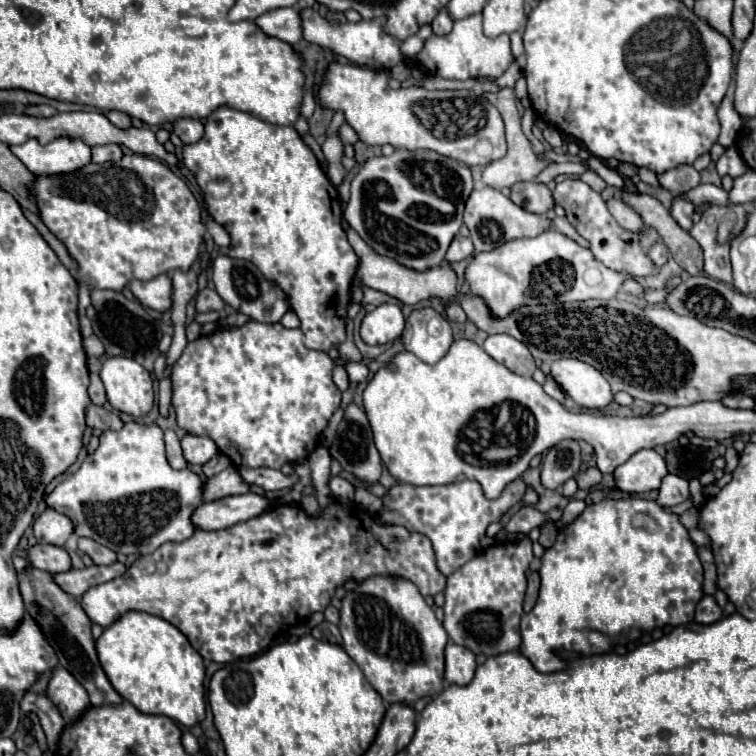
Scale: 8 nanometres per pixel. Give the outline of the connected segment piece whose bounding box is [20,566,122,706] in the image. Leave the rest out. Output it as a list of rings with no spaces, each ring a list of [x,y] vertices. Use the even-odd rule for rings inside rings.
[[[30,566],[20,574],[20,592],[22,592],[28,614],[40,624],[44,636],[56,650],[60,666],[66,668],[86,688],[86,692],[90,696],[90,704],[92,706],[122,704],[122,696],[112,688],[110,680],[106,678],[106,674],[98,662],[94,640],[90,634],[90,620],[84,614],[80,602],[76,598],[72,598],[70,594],[64,594],[52,582],[52,574],[30,568]]]

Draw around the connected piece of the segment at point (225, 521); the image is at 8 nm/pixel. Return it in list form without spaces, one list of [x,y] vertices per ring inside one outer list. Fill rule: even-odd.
[[[248,492],[240,496],[220,498],[220,502],[204,502],[194,510],[192,522],[202,530],[224,530],[238,522],[256,518],[270,508],[270,500],[266,496]]]

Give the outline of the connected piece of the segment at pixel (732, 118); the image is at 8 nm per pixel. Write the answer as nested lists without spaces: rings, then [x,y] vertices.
[[[726,96],[718,108],[718,118],[720,118],[720,124],[722,124],[722,130],[720,130],[720,138],[718,138],[718,144],[722,144],[724,148],[728,146],[734,146],[740,132],[742,132],[742,118],[740,114],[734,110],[732,106],[732,98]]]

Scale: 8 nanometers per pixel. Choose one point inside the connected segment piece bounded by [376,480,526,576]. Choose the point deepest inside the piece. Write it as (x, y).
(455, 517)

